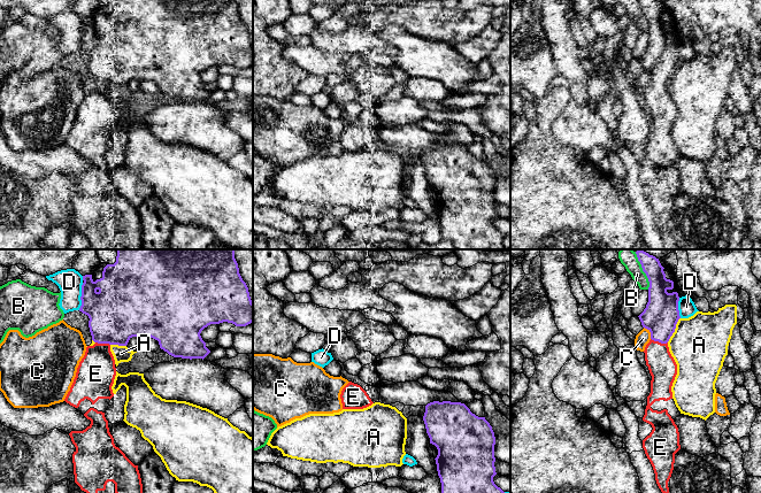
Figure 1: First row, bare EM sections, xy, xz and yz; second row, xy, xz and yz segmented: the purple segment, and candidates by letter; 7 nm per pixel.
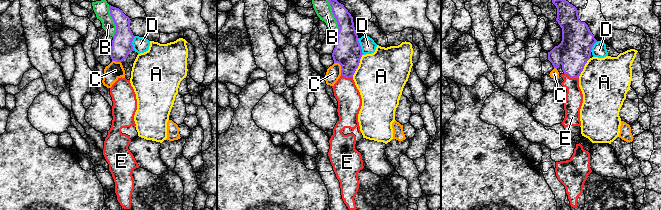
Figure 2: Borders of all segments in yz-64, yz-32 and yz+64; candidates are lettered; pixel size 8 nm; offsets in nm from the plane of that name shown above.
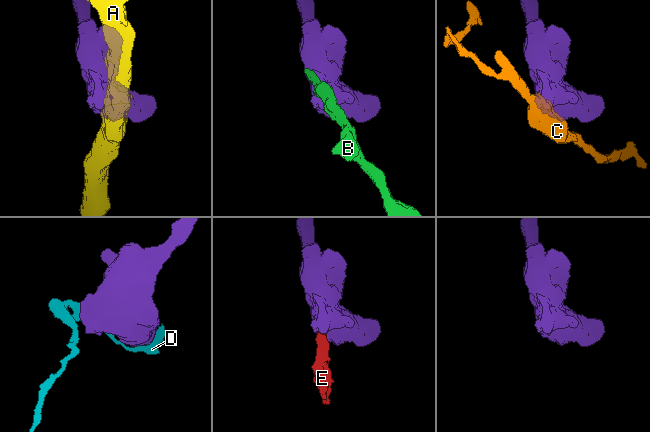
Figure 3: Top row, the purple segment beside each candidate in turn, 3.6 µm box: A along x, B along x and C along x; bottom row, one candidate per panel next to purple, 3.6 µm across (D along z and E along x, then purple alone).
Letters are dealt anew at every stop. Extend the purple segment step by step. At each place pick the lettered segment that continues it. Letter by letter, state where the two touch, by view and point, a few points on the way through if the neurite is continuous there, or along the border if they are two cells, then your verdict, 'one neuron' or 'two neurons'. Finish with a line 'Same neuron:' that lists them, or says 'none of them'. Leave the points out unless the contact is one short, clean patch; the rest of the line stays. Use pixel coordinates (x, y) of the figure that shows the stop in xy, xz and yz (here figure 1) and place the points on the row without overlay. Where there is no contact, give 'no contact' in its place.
A: contact yz (674, 72); two neurons
B: contact yz (645, 15); border yz (637, 0), (647, 21), (648, 31); two neurons
C: contact yz (650, 74); two neurons
D: contact xy (81, 39); two neurons
E: contact yz (659, 84); one neuron
Same neuron: E

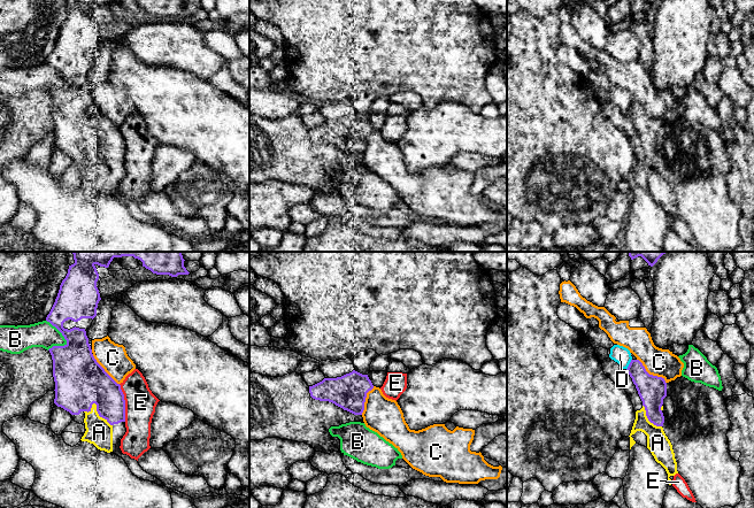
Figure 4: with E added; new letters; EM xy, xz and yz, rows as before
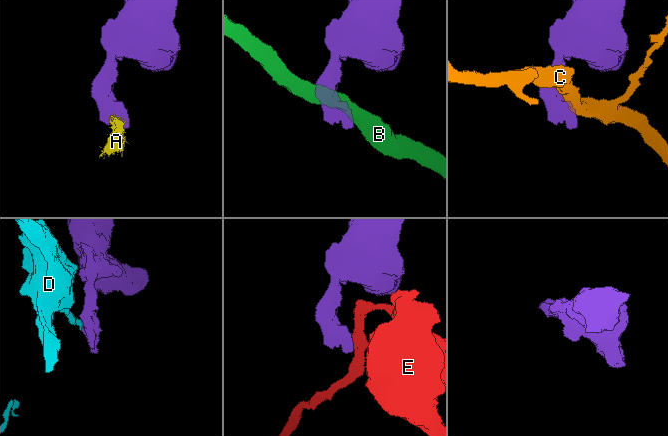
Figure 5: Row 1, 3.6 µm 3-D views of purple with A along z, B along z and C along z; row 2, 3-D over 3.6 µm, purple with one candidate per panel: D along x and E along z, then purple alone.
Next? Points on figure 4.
A: contact xy (97, 152); one neuron
B: contact xy (60, 74); two neurons
C: contact yz (651, 117); two neurons
D: contact yz (629, 107); two neurons
E: contact xy (124, 145); border xy (118, 126), (124, 143), (125, 163); two neurons
Same neuron: A

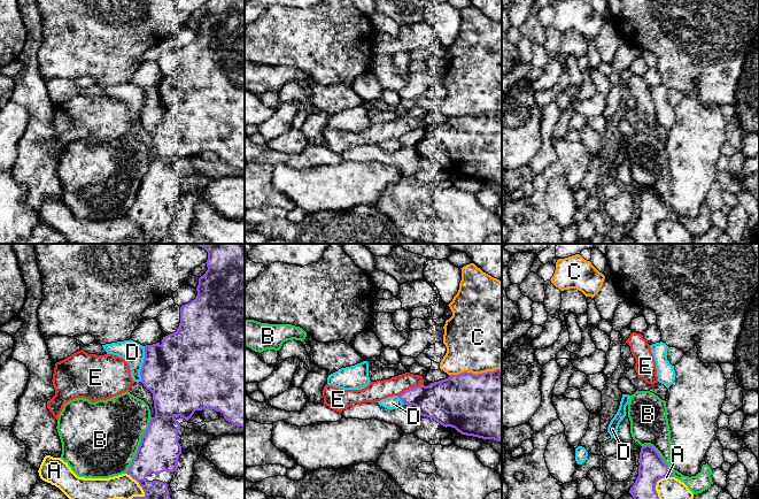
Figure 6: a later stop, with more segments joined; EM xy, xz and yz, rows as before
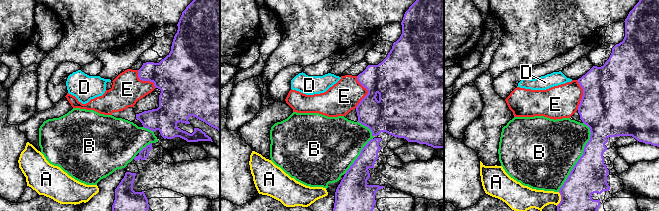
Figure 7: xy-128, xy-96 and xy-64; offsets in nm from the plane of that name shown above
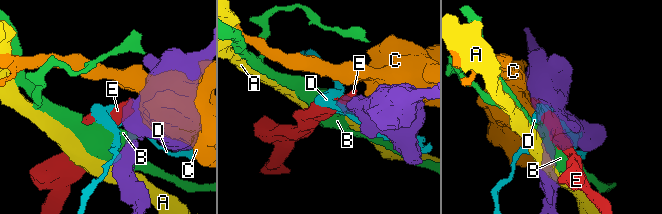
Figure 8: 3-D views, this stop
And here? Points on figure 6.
A: contact xy (139, 227); two neurons
B: contact xy (139, 187); two neurons
C: contact xz (474, 116); two neurons
D: contact xy (142, 106); two neurons
E: contact xz (410, 131); border xz (423, 127), (409, 130), (397, 138); two neurons
Same neuron: none of them

